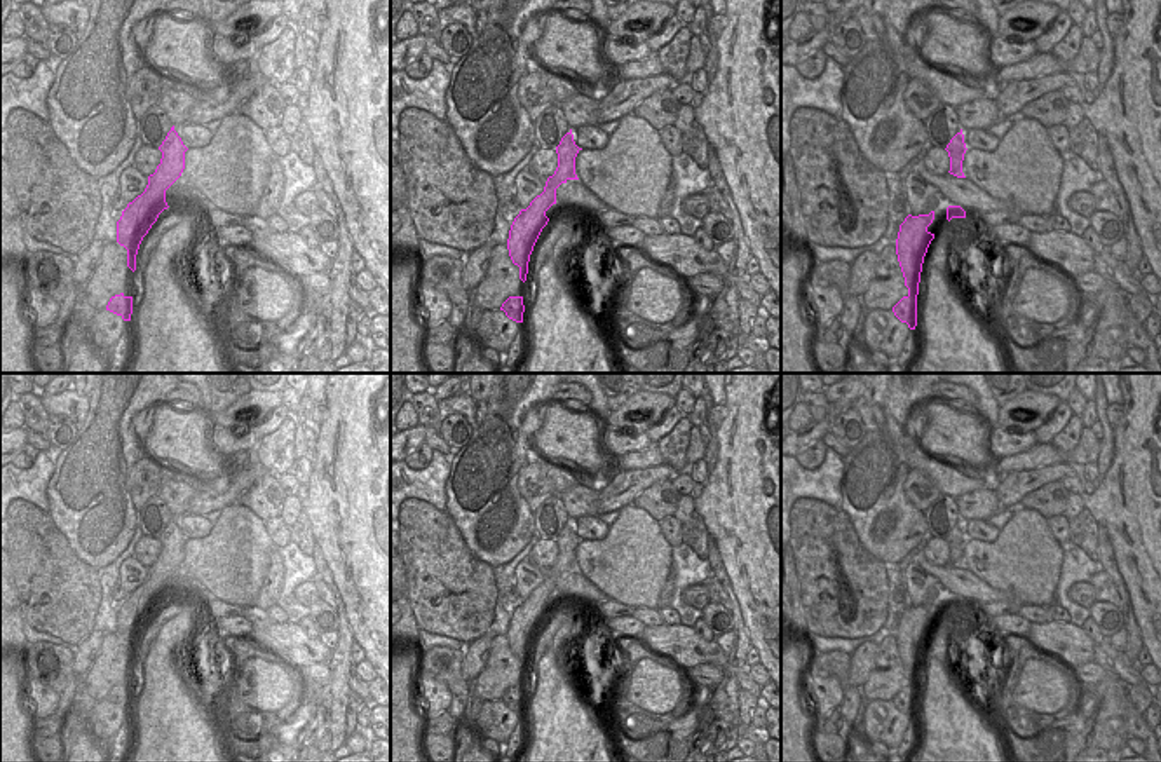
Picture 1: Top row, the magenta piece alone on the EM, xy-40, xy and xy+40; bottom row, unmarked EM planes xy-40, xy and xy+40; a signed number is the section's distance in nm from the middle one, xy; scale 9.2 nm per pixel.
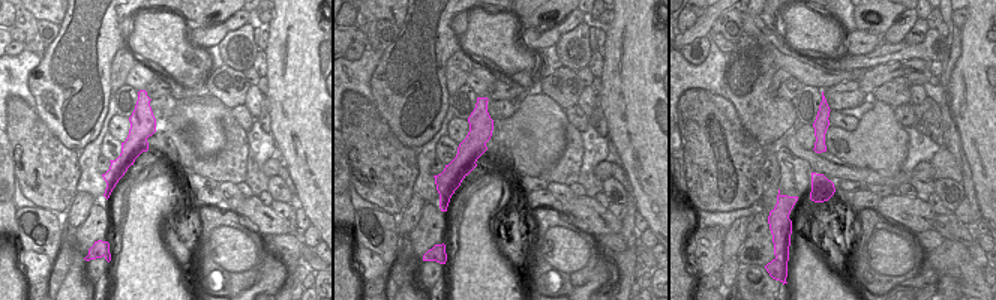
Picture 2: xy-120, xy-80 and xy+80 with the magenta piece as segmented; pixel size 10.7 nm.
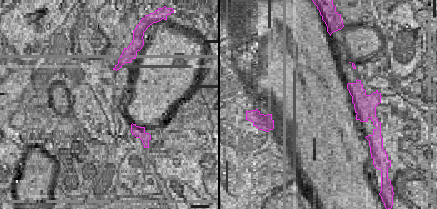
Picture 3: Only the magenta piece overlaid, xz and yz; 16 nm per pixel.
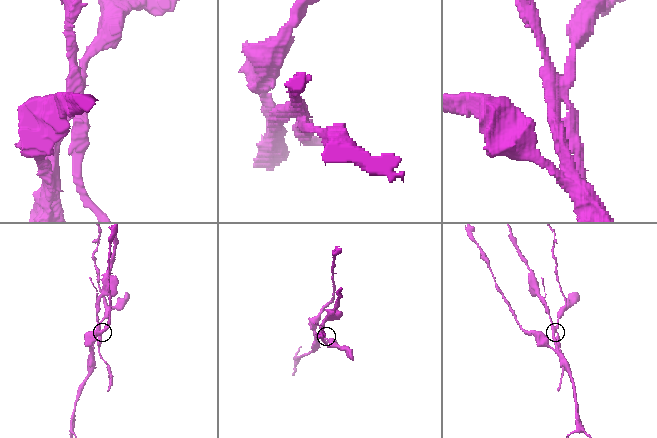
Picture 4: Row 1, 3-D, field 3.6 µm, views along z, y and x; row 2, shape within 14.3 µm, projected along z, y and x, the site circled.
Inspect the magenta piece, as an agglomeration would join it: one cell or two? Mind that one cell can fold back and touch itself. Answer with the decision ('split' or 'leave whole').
split

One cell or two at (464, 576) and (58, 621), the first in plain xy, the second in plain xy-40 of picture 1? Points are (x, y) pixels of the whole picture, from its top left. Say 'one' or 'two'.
one

